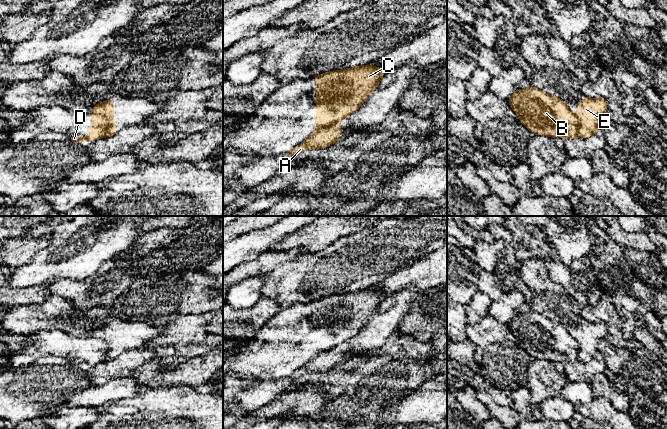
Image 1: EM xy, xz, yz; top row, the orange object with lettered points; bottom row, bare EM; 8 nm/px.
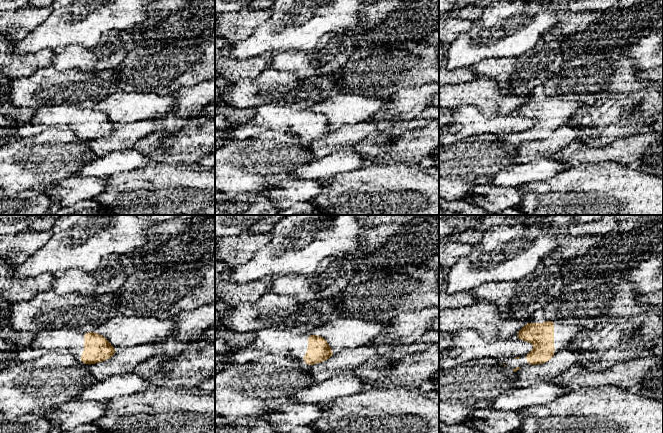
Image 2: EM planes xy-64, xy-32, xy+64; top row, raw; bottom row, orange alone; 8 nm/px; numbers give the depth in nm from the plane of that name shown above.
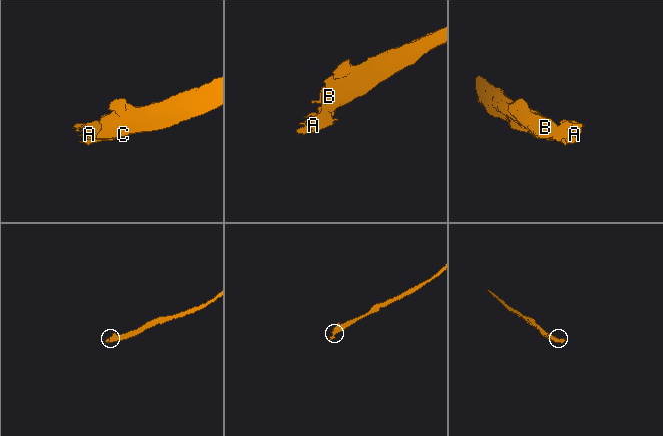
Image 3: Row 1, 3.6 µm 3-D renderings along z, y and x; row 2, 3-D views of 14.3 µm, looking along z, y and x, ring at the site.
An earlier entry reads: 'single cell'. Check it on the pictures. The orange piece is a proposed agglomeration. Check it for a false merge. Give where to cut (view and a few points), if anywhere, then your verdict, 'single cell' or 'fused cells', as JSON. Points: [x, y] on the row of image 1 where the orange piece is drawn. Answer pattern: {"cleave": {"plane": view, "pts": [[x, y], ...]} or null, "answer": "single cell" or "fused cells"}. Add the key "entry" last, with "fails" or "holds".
{"cleave": {"plane": "xy", "pts": [[92, 113], [103, 115], [106, 118], [107, 129], [105, 136]]}, "answer": "fused cells", "entry": "fails"}

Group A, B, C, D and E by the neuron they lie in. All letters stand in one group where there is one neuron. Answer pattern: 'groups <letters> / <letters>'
groups A D E / B C

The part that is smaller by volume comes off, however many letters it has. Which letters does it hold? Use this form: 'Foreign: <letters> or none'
Foreign: A, D, E

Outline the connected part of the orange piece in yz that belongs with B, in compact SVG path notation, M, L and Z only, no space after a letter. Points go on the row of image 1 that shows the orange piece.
M531 85L523 90L516 89L507 102L533 135L562 139L578 137L578 118L560 98Z

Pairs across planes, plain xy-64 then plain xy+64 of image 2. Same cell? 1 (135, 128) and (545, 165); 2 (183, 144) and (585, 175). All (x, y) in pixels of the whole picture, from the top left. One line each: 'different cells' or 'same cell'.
1: different cells
2: different cells

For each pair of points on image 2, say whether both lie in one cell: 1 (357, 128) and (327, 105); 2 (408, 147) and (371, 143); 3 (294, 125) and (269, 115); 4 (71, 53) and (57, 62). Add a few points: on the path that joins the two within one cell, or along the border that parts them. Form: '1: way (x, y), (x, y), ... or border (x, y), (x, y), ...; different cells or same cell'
1: border (370, 119), (354, 123), (343, 123), (336, 128); different cells
2: way (399, 147), (380, 147); same cell
3: way (288, 119), (275, 117); same cell
4: way (68, 56), (60, 62); same cell

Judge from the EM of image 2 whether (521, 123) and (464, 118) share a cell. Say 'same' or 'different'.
same

